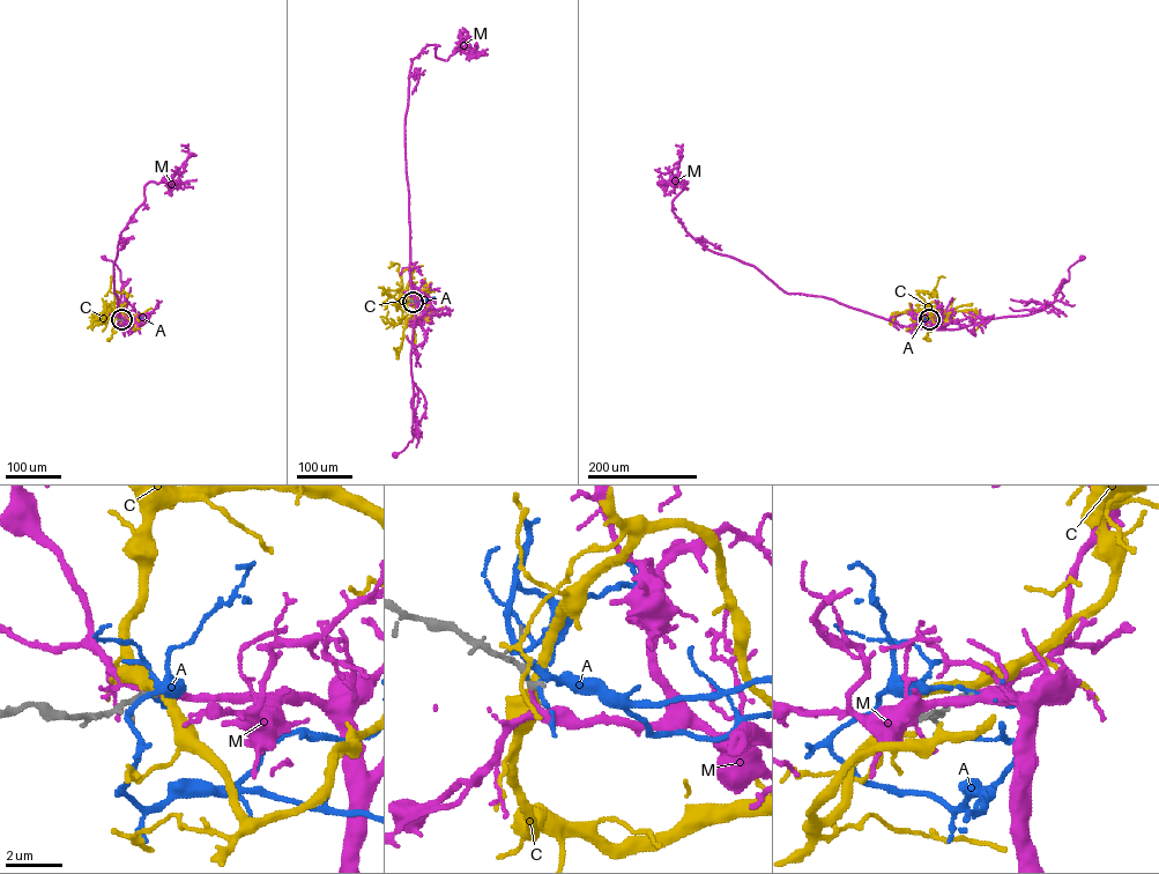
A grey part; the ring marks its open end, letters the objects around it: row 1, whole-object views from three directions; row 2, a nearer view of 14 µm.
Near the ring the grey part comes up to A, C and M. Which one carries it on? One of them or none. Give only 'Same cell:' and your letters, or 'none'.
Same cell: M

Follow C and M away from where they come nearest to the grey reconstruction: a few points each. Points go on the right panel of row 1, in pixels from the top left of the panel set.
C: (929, 319), (931, 315), (926, 306), (930, 331), (923, 338), (928, 340)
M: (929, 319), (931, 328), (953, 330), (1041, 310), (1052, 304), (1068, 280), (1069, 267), (1082, 258)

